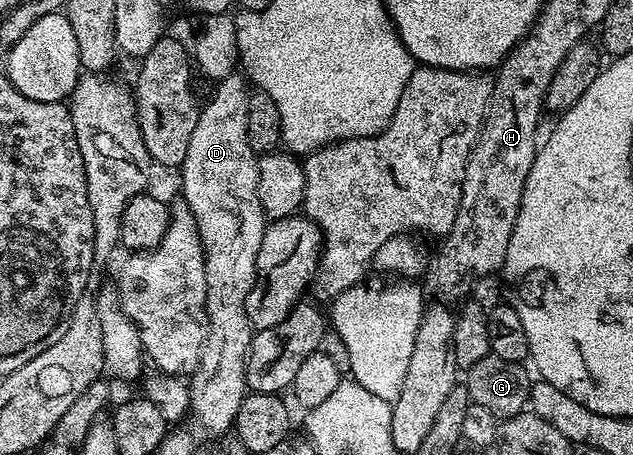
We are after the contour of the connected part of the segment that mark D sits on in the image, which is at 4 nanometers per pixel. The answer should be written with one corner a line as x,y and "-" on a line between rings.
235,71
215,87
217,89
213,91
212,98
203,102
194,135
190,135
190,147
186,147
186,159
179,166
178,174
180,173
180,185
184,188
183,204
187,205
198,223
206,267
208,338
204,341
200,364
190,377
190,421
196,424
198,432
220,437
227,429
229,432
233,428
238,407
242,407
248,389
248,352
252,350
254,330
244,301
256,282
258,247
262,247
266,218
258,199
258,155
250,147
246,131
246,119
250,111
249,82

